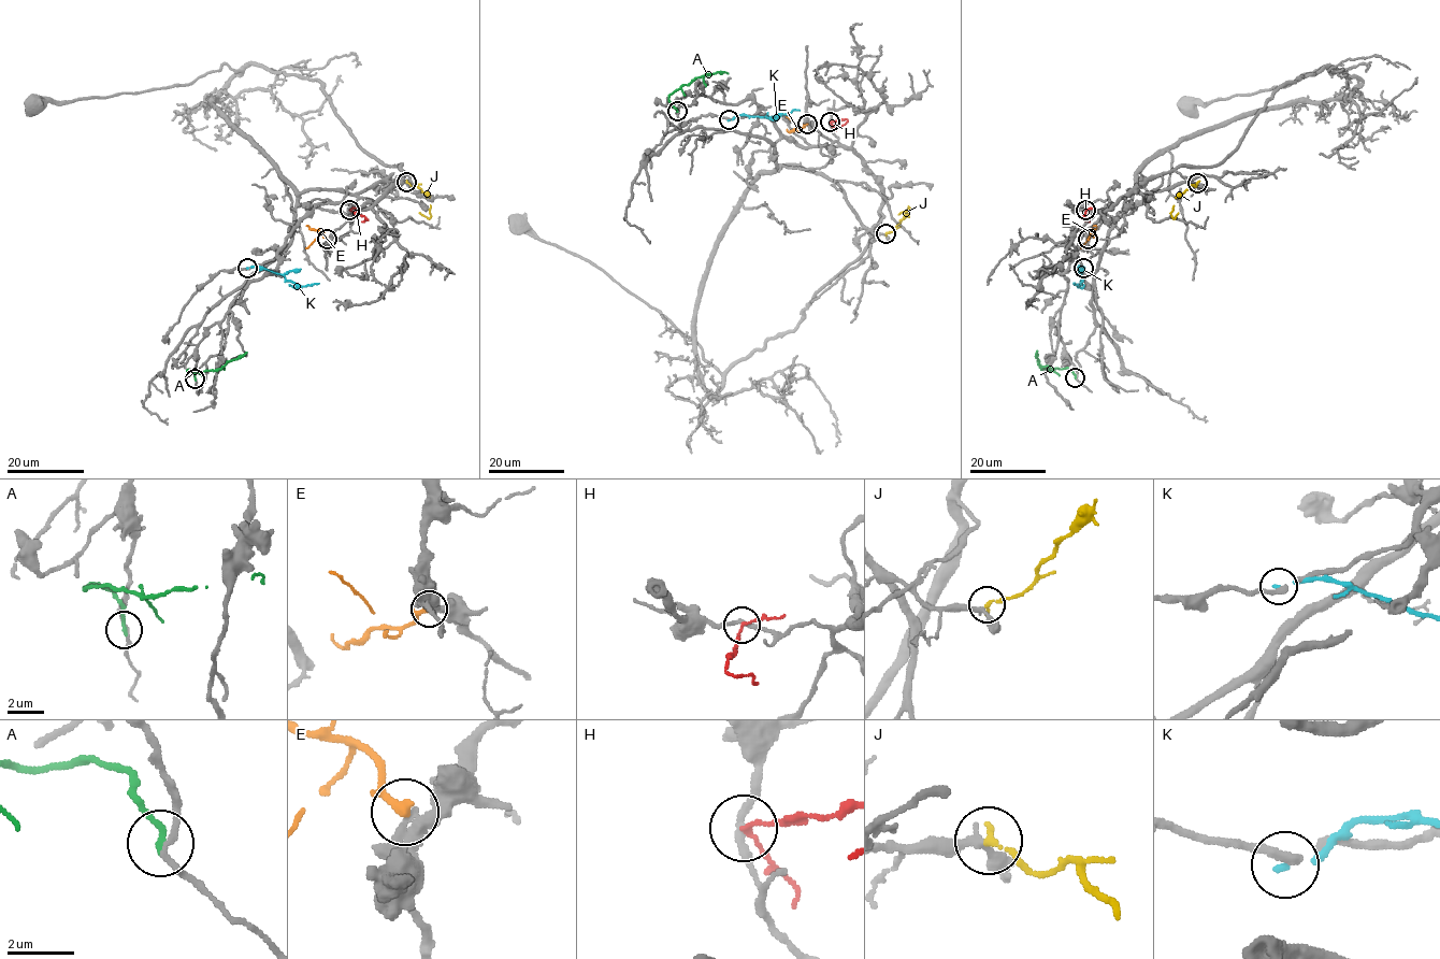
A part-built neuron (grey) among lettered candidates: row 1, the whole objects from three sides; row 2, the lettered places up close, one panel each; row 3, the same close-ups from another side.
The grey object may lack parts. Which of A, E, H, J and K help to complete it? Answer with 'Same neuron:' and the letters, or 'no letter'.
Same neuron: J

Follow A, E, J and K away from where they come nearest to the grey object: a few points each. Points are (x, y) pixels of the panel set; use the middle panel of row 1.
A: (677, 112), (668, 99), (671, 95), (696, 79), (721, 72), (729, 73)
E: (807, 124), (798, 129), (786, 116)
J: (887, 233), (894, 229), (910, 208), (898, 214)
K: (729, 119), (745, 114), (775, 118), (800, 111)

